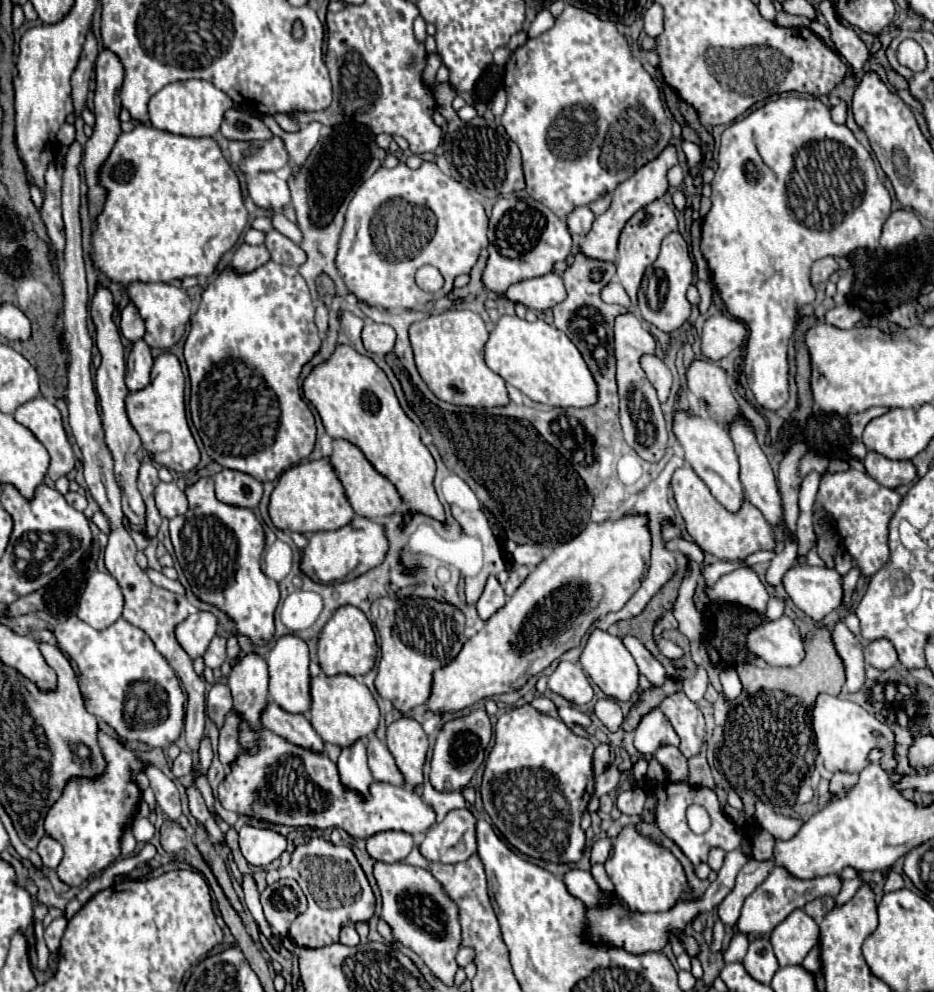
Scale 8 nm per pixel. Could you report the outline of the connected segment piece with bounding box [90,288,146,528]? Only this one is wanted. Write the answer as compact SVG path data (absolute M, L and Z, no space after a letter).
M100 288L96 292L96 296L90 302L90 314L94 318L96 324L96 346L102 354L102 364L98 368L96 374L96 392L98 392L98 400L100 400L100 408L102 408L102 426L104 426L104 440L106 446L112 454L114 460L114 476L118 480L118 486L122 490L122 512L128 518L130 528L142 528L142 524L146 524L146 506L144 500L136 488L136 476L140 470L140 462L144 458L144 448L142 442L138 438L138 434L134 432L134 428L128 422L126 416L126 406L124 406L124 398L128 394L126 382L124 382L124 374L126 374L126 360L124 360L124 348L120 342L120 334L116 324L112 322L112 312L114 312L114 304L112 304L112 294L108 288Z

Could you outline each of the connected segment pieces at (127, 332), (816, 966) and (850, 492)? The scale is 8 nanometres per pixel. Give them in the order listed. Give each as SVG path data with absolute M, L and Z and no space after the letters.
M128 302L122 308L122 312L120 312L120 330L130 342L144 338L144 322L138 316L138 308L134 306L134 302Z
M818 946L808 952L808 956L804 958L802 966L804 966L810 974L818 974L818 970L820 970L820 952L818 952Z
M848 470L848 472L838 472L838 474L824 472L820 490L818 490L818 498L816 498L816 506L824 504L826 512L834 520L842 546L850 552L854 564L862 570L862 574L872 576L890 558L888 522L894 516L900 500L902 498L896 490L890 490L890 488L878 484L864 472Z

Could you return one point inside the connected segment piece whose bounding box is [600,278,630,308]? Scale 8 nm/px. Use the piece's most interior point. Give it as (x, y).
(613, 292)

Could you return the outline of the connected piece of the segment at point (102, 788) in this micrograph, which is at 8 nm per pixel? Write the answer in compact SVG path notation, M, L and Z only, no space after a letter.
M98 730L98 744L106 760L106 768L102 770L102 774L94 778L68 780L62 796L54 802L44 820L44 832L50 838L58 840L64 848L64 858L60 862L58 874L60 880L68 886L80 886L92 874L104 870L120 858L122 832L126 832L126 826L134 820L142 798L142 790L136 784L134 774L144 772L150 764L148 760L142 760L136 752L118 744L102 730Z

